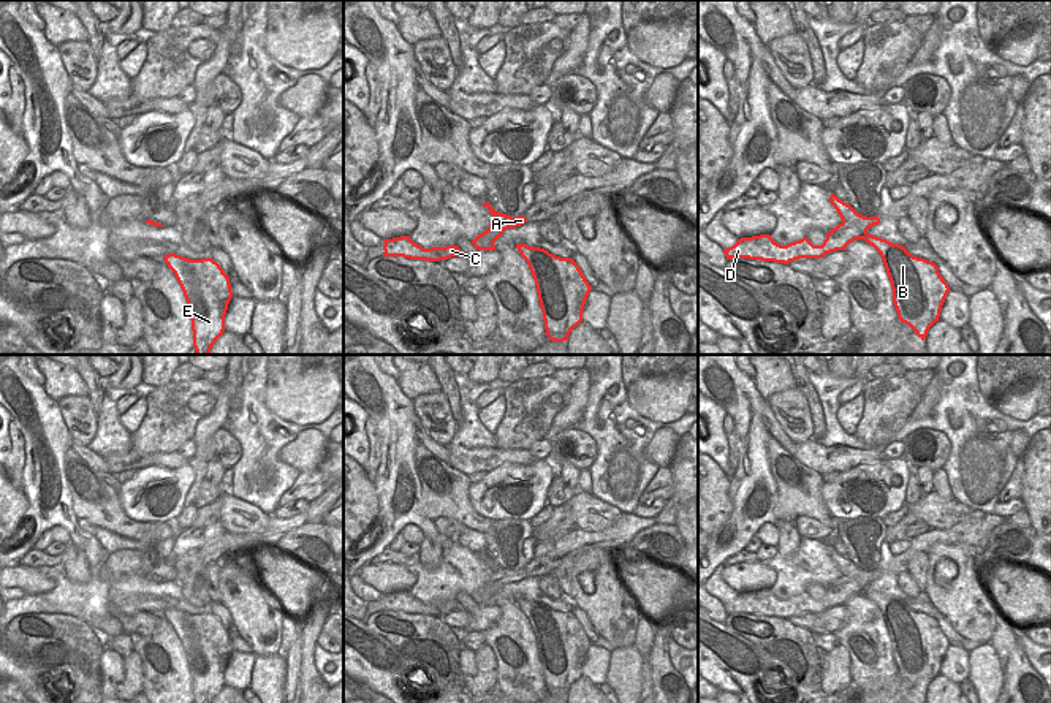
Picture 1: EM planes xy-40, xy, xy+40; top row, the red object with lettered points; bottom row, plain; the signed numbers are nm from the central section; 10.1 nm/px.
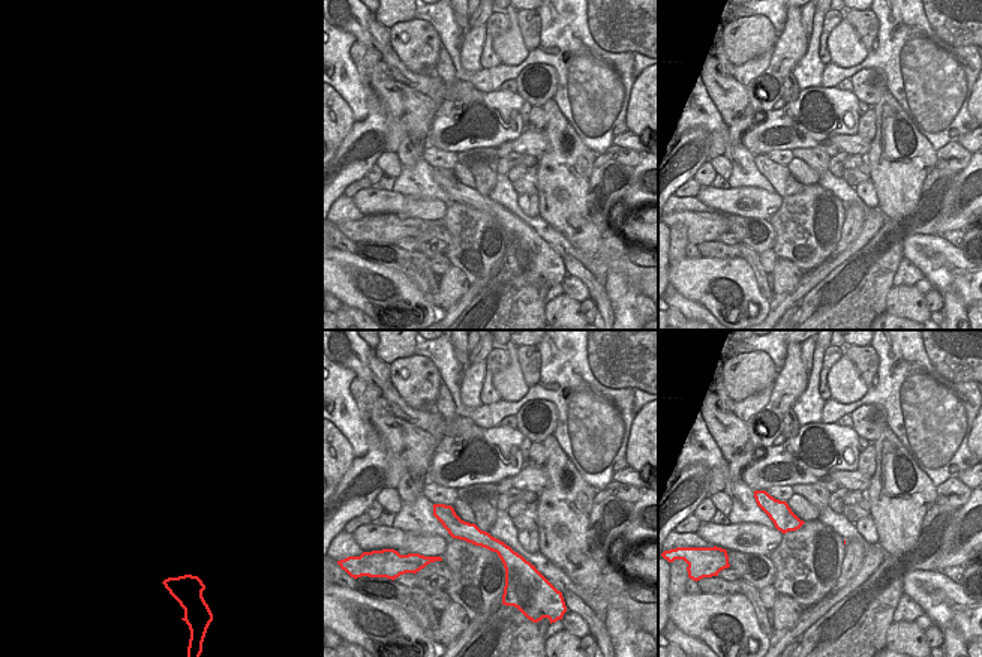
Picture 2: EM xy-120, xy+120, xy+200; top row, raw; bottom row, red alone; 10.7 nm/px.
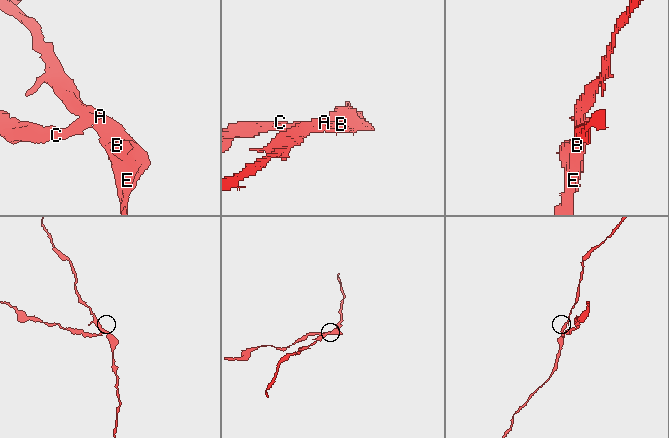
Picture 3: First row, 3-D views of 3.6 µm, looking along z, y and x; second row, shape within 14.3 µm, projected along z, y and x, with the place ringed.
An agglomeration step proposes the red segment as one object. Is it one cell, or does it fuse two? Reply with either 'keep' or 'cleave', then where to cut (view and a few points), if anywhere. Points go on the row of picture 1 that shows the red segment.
cleave; cut xy+40 (863, 216), (858, 219), (847, 217), (842, 222)

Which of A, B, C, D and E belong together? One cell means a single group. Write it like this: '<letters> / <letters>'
A C D / B E

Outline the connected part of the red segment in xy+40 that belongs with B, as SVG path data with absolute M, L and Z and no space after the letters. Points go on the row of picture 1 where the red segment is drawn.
M864 228L863 239L882 256L897 318L926 340L929 328L939 321L942 306L951 291L935 263L913 256L905 247L872 236Z

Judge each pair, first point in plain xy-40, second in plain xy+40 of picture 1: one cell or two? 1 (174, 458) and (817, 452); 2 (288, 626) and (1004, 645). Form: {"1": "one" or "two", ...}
{"1": "one", "2": "one"}

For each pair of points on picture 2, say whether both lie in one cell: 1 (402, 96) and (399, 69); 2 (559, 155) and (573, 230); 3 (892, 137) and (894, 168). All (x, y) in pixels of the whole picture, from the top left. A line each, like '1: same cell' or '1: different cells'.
1: different cells
2: same cell
3: same cell

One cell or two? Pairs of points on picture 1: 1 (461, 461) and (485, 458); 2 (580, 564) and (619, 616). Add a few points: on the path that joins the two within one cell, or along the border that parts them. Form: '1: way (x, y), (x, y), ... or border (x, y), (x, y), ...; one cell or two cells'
1: way (467, 459), (478, 459); one cell
2: way (595, 566), (607, 577), (611, 600); one cell

